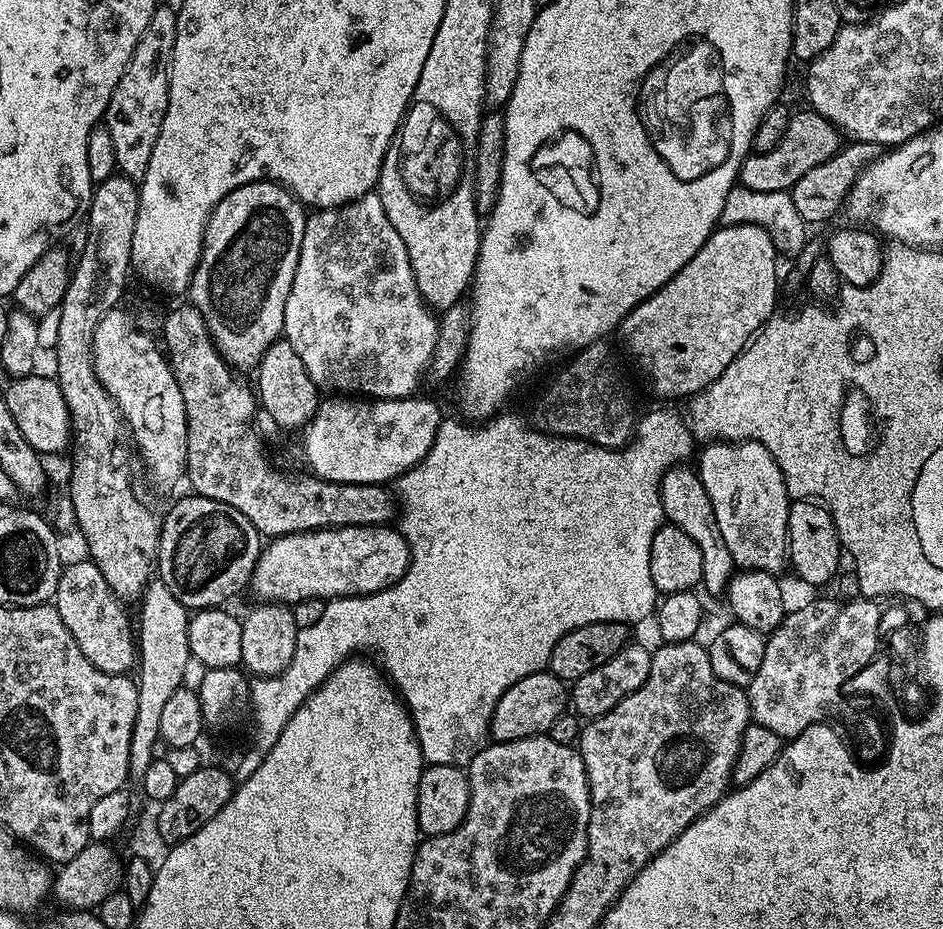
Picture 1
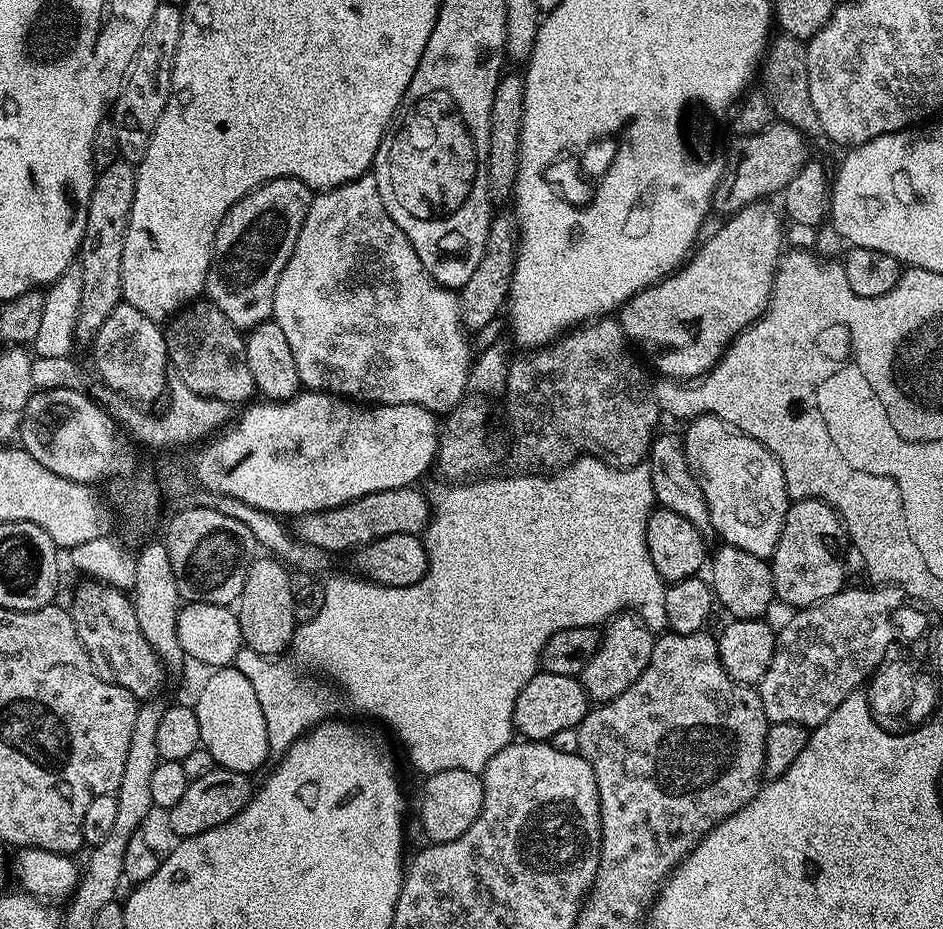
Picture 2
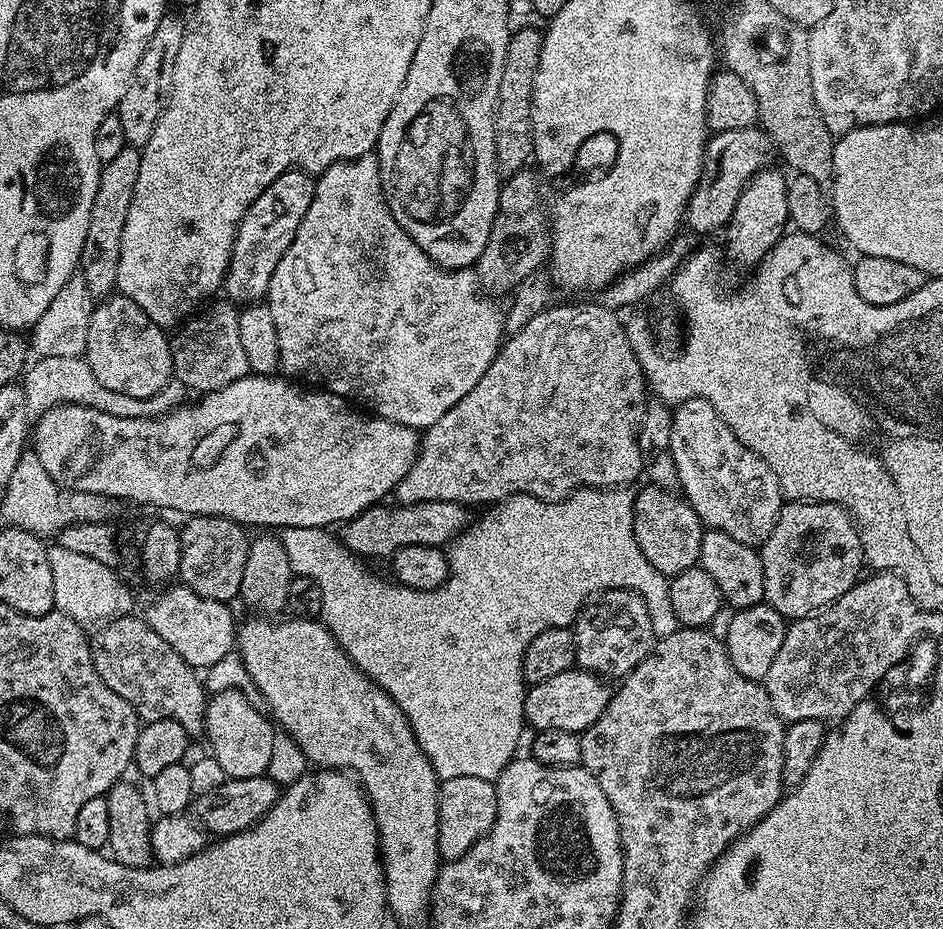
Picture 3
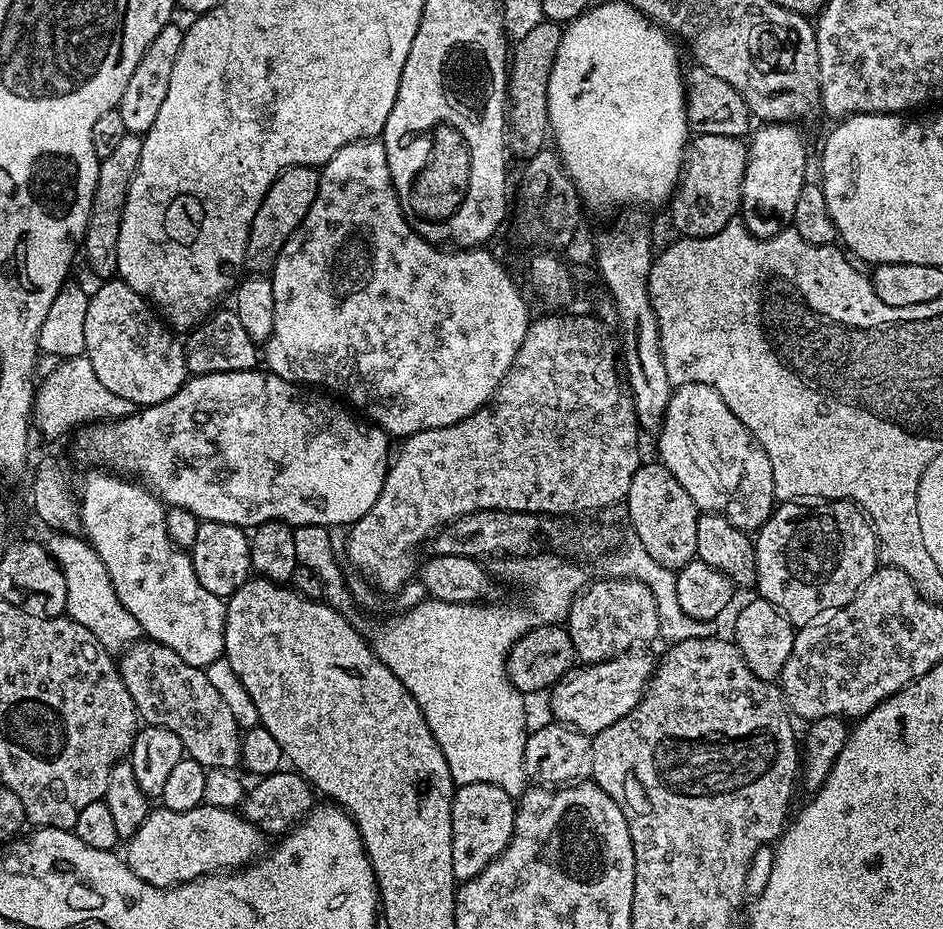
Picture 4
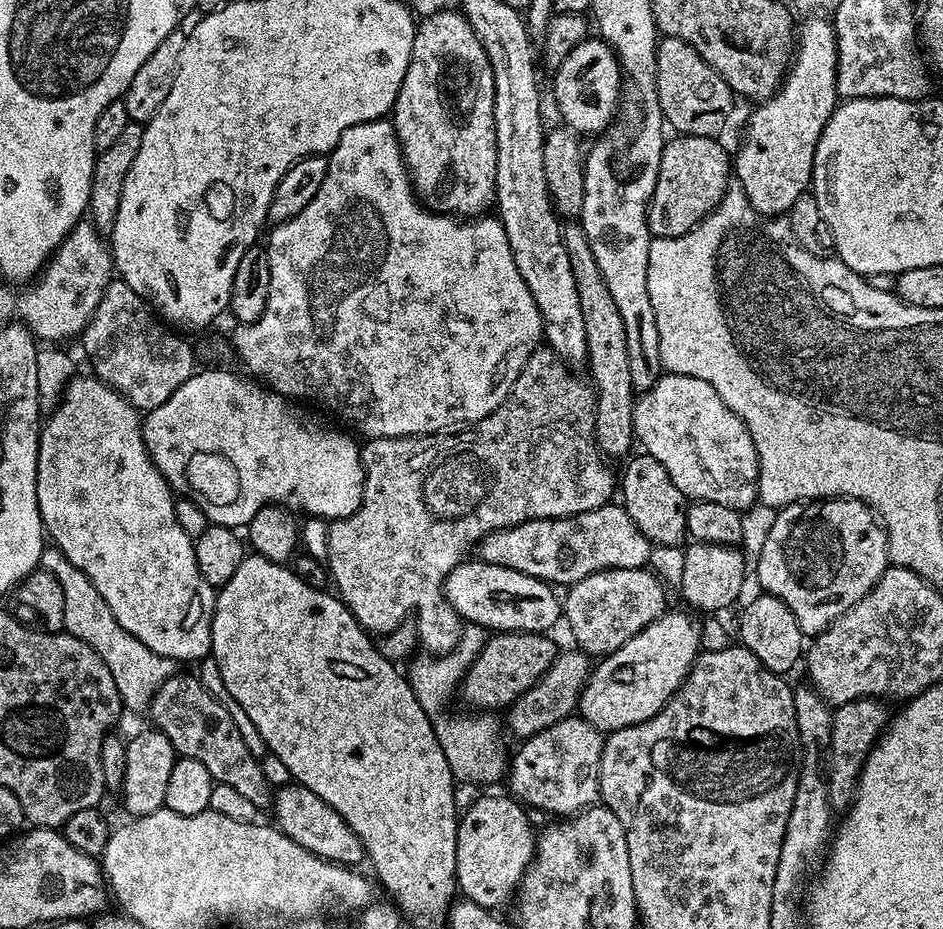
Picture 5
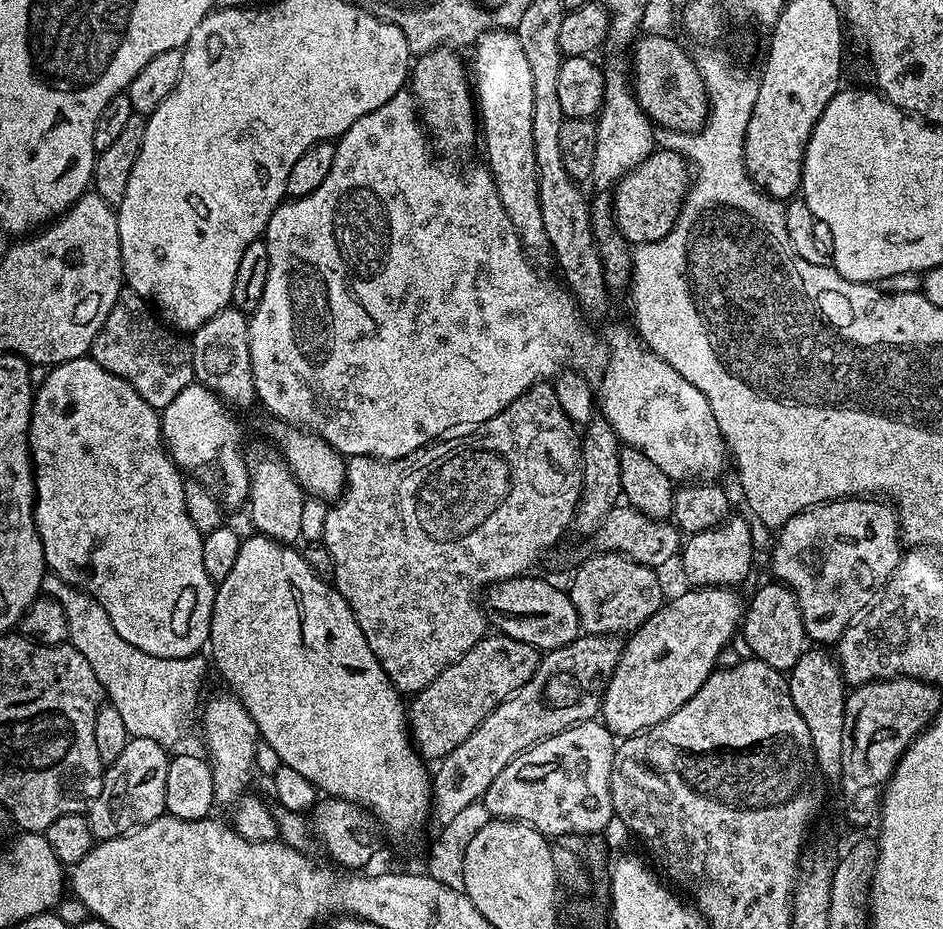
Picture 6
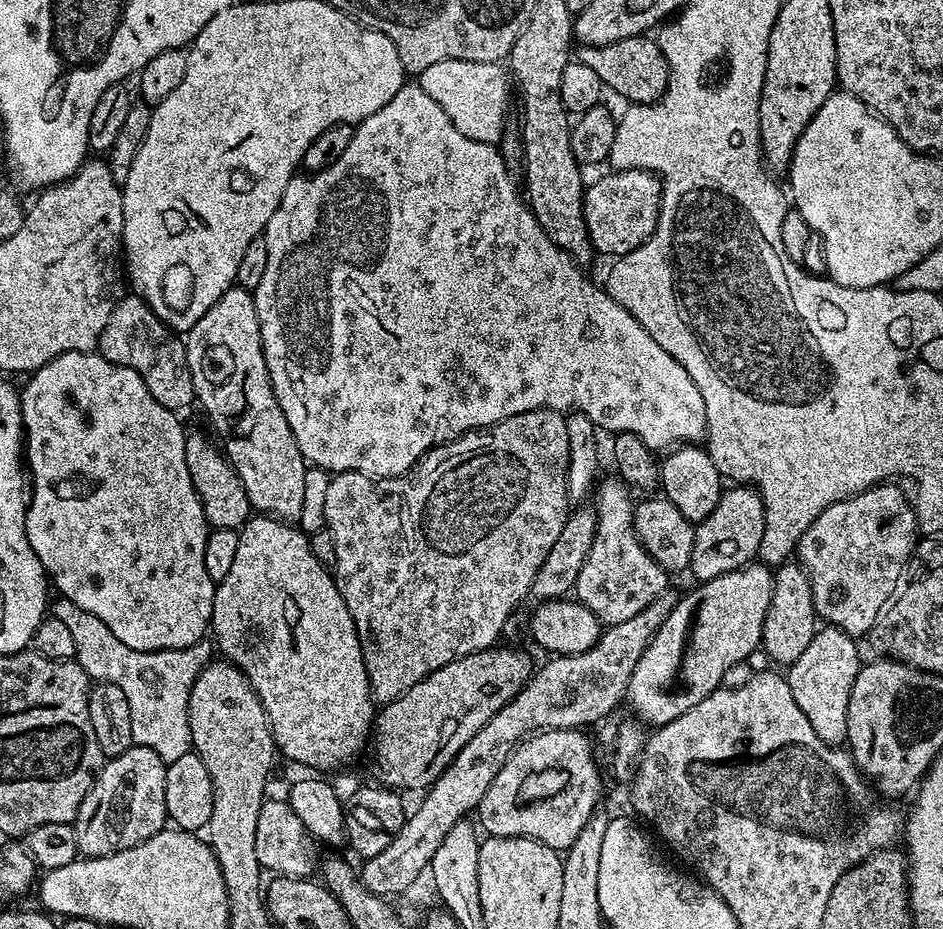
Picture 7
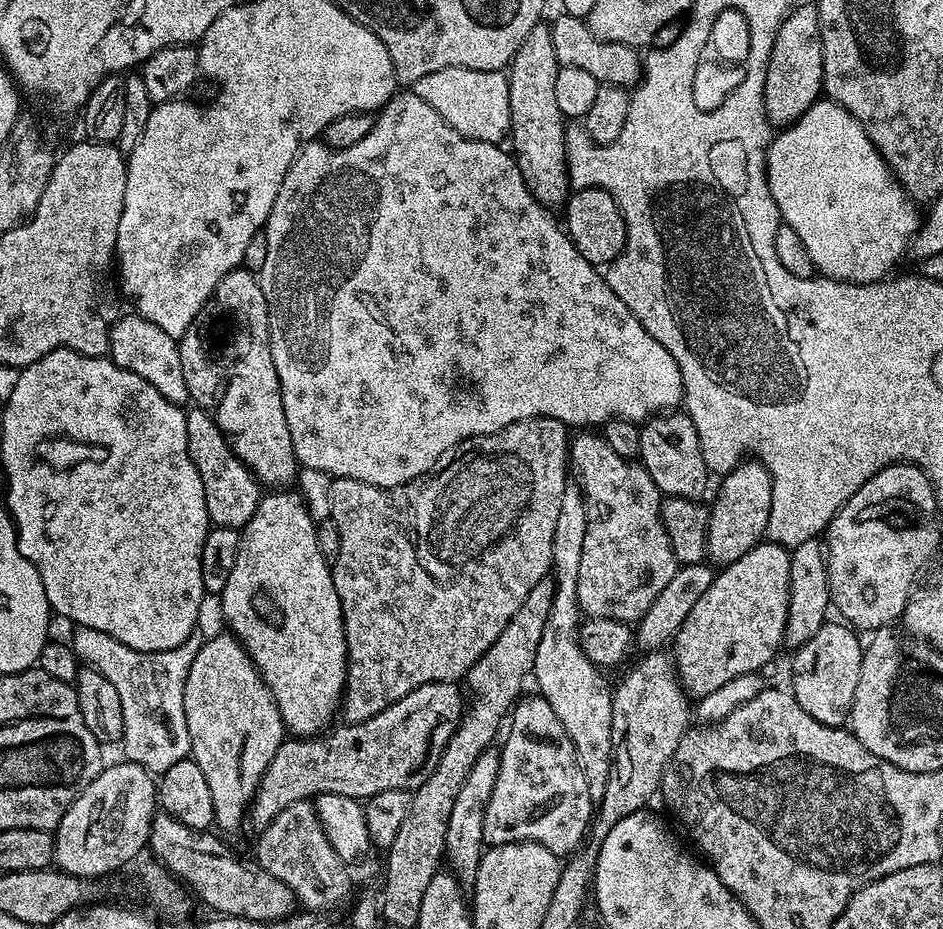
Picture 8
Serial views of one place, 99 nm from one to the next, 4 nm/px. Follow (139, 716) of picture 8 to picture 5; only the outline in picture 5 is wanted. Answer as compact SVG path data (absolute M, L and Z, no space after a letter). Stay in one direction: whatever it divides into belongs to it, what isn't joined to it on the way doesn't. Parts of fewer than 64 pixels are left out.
M55 546L45 547L42 558L40 559L40 568L49 572L54 578L58 578L58 586L62 586L62 598L66 601L66 610L64 611L63 631L69 632L74 638L86 642L106 662L106 670L114 674L114 686L118 686L120 703L125 709L132 712L140 712L151 705L158 691L171 676L177 675L177 661L166 658L162 654L154 654L150 646L142 646L134 634L122 630L118 626L118 618L110 614L110 606L106 606L106 598L94 590L94 582L66 554L62 554Z

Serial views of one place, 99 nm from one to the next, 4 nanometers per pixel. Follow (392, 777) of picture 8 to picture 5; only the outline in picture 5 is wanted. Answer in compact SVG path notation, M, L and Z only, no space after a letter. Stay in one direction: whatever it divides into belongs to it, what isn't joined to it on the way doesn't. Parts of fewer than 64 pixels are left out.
M498 632L489 635L458 685L459 699L464 699L472 710L496 710L492 708L503 709L505 706L511 706L518 697L526 694L526 690L533 688L542 678L542 674L546 674L546 670L550 670L550 666L555 662L558 647L556 648L552 638L551 635L538 632Z

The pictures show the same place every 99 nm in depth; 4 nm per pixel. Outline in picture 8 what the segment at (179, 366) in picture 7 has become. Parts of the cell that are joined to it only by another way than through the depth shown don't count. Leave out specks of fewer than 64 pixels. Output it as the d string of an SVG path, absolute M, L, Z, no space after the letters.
M139 314L121 315L110 330L108 356L113 364L138 374L138 378L146 378L162 398L181 406L189 403L190 397L186 386L186 374L182 374L182 358L177 337L166 334L162 326L154 326Z

